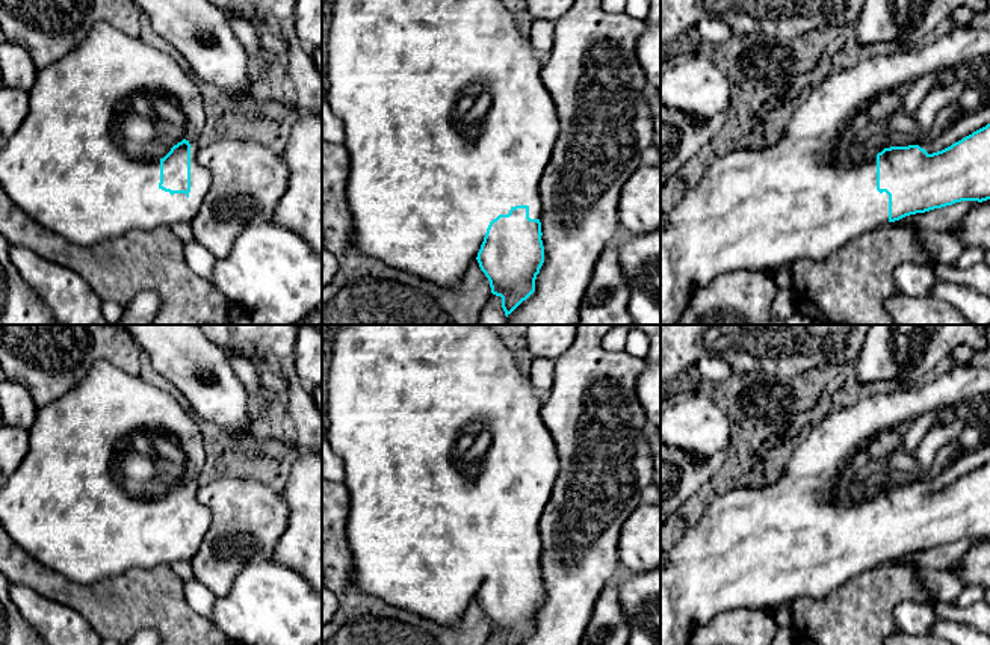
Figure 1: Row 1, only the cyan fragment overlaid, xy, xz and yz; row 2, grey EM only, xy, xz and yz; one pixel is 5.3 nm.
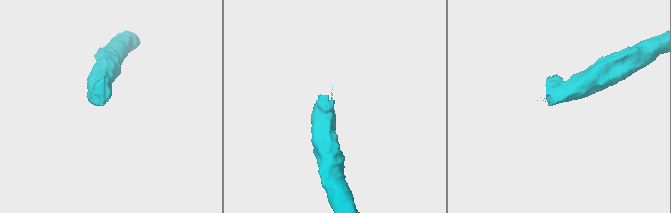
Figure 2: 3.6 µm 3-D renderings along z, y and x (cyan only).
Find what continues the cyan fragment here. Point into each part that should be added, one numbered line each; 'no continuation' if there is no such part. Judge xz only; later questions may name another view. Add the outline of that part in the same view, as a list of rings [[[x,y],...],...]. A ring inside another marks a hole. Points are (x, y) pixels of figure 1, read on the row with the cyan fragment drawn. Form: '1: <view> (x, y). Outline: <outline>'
1: xz (448, 124). Outline: [[[329,0],[326,88],[328,104],[342,121],[351,166],[346,198],[352,214],[354,245],[360,255],[387,263],[441,287],[455,287],[476,260],[487,228],[499,214],[527,205],[529,218],[540,219],[540,183],[561,131],[555,103],[540,77],[544,57],[537,54],[515,24],[515,6],[506,0]]]

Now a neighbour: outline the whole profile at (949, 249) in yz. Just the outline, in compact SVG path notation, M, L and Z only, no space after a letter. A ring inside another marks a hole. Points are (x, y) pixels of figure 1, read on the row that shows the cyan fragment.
M943 234L940 237L937 255L943 260L943 264L952 264L961 252L963 245L954 234Z

